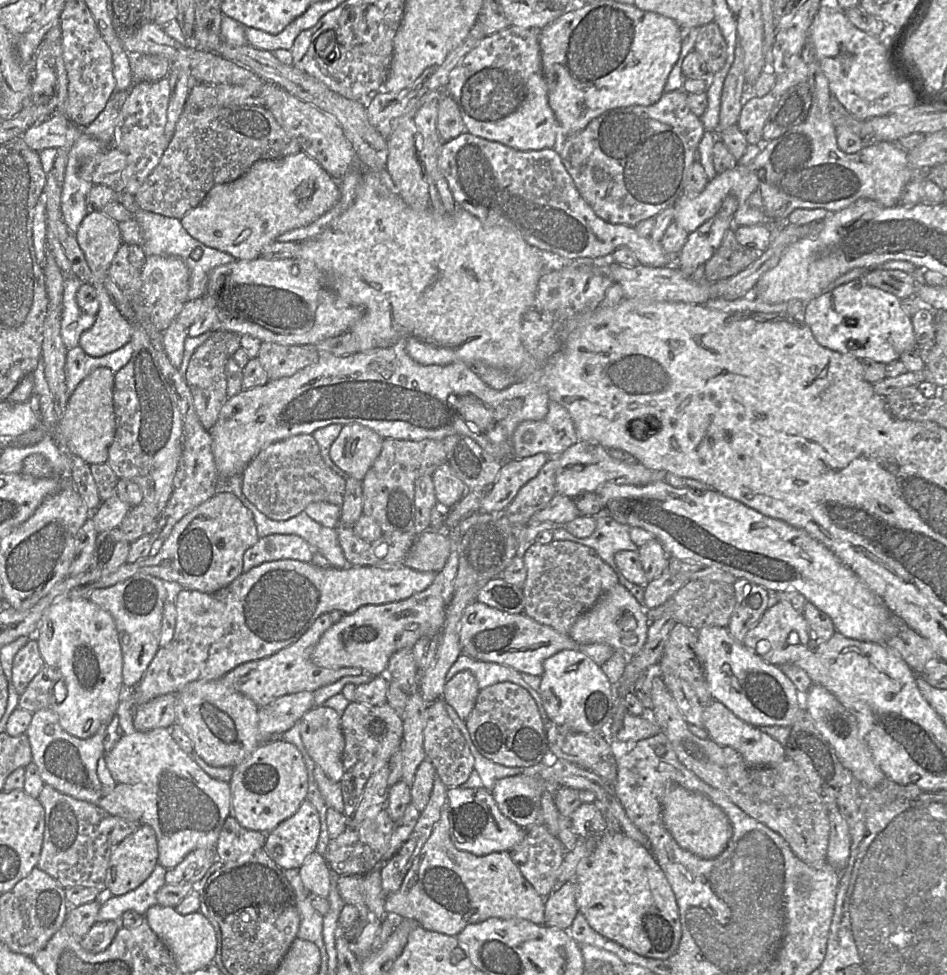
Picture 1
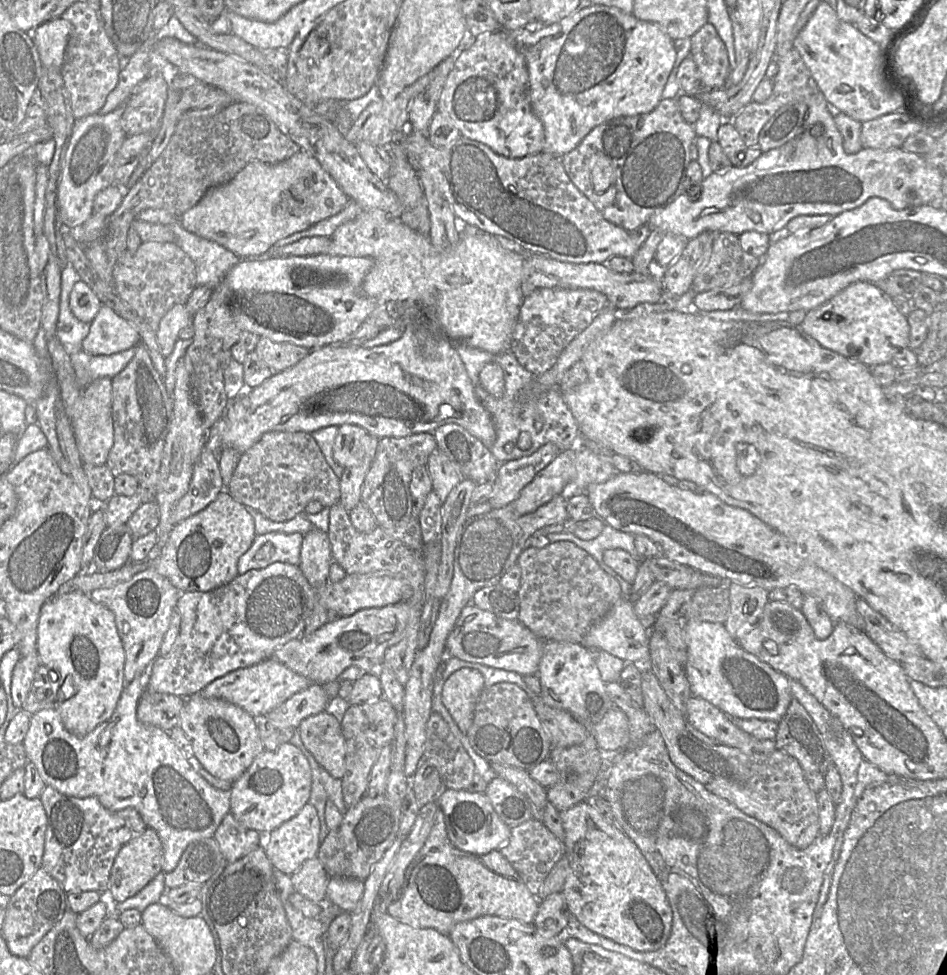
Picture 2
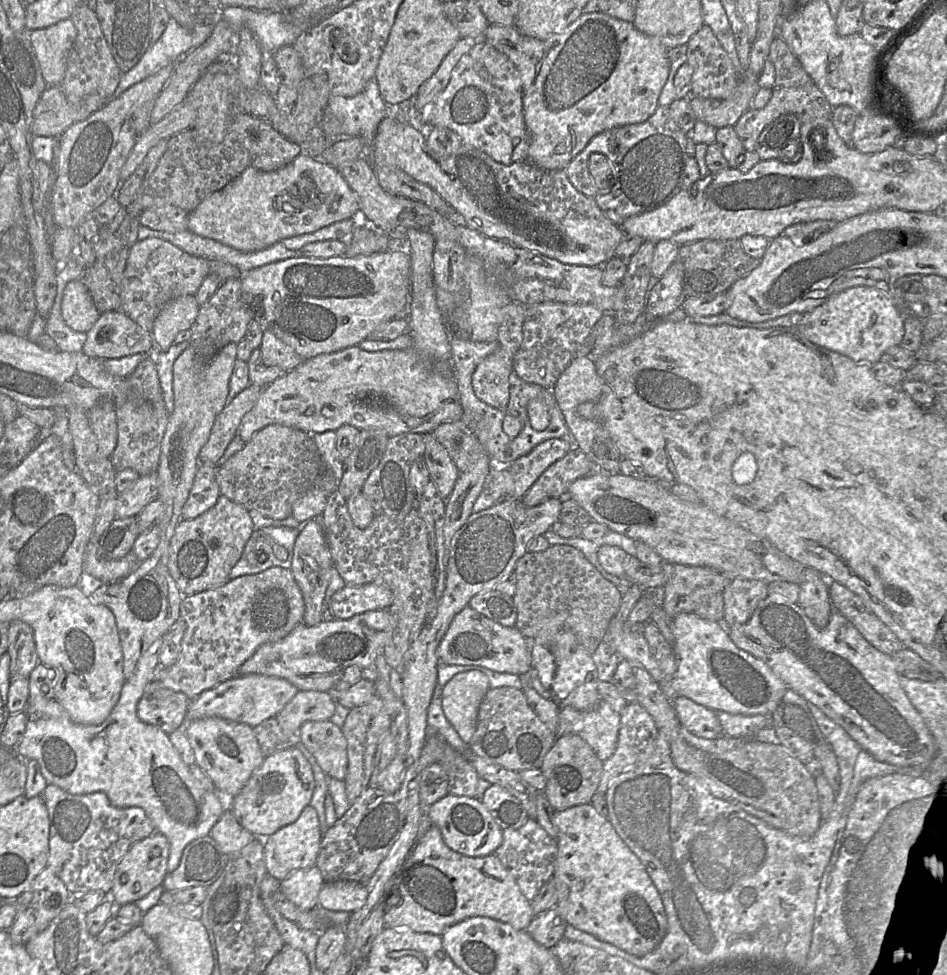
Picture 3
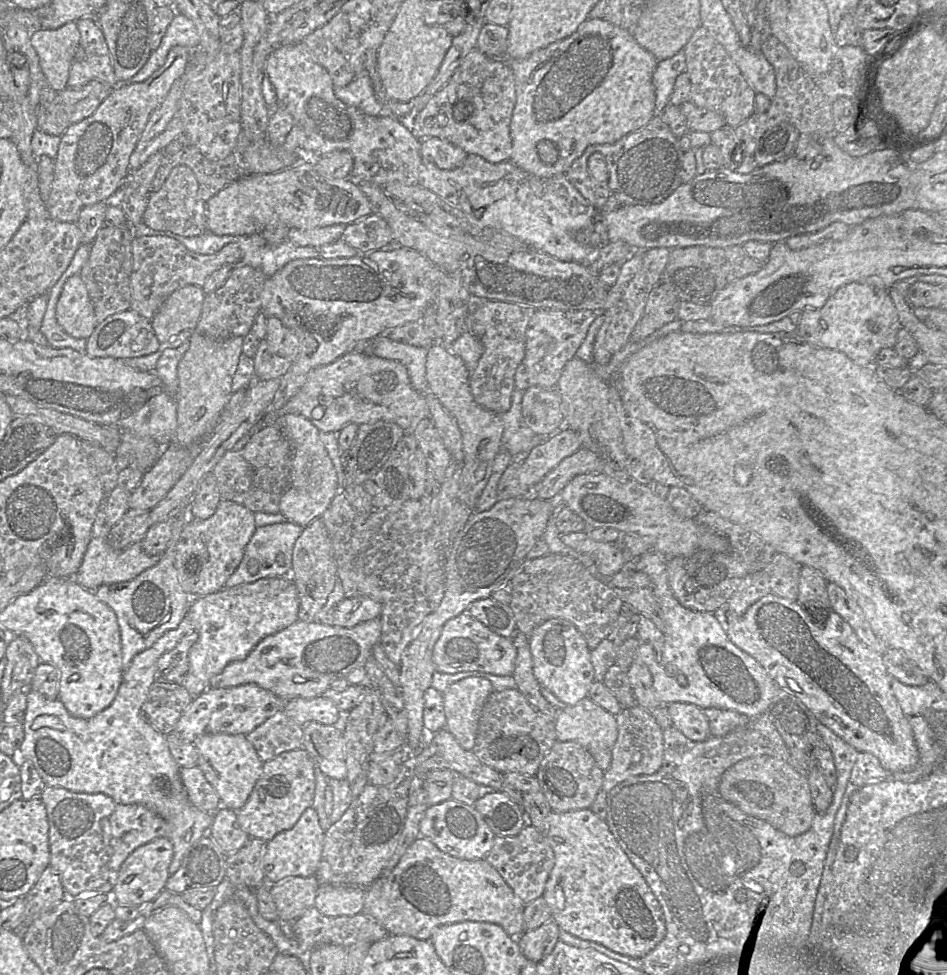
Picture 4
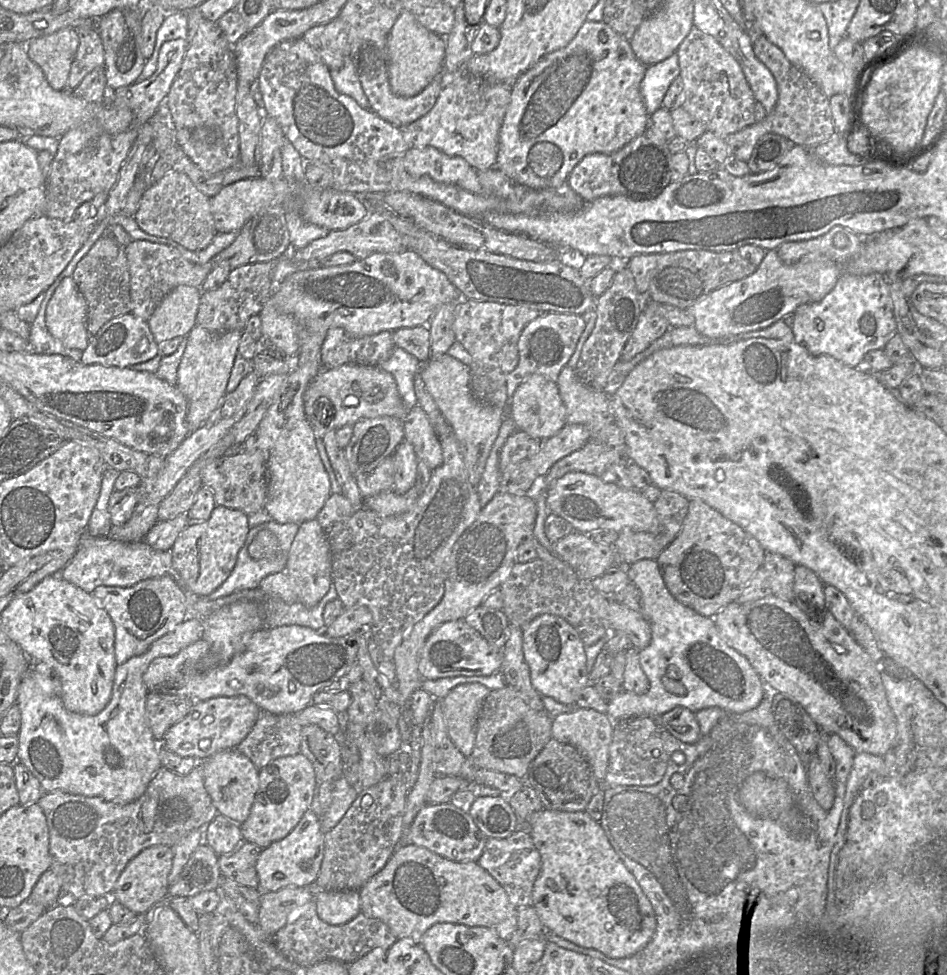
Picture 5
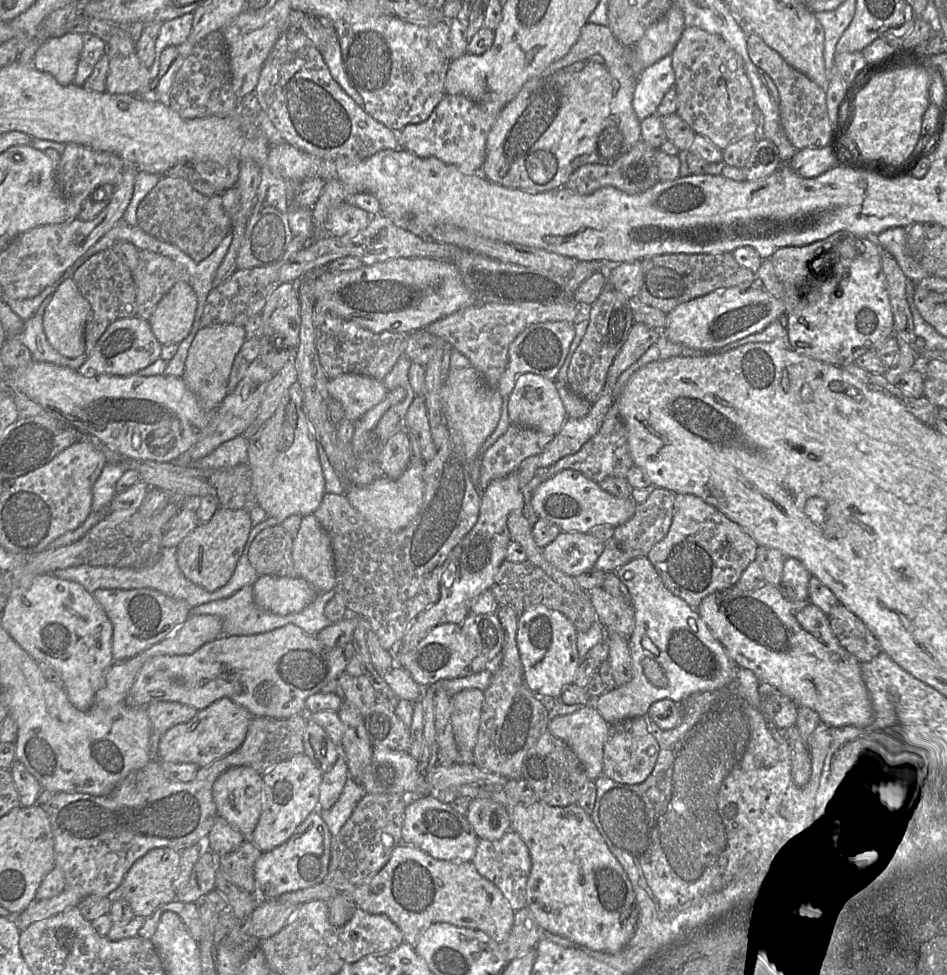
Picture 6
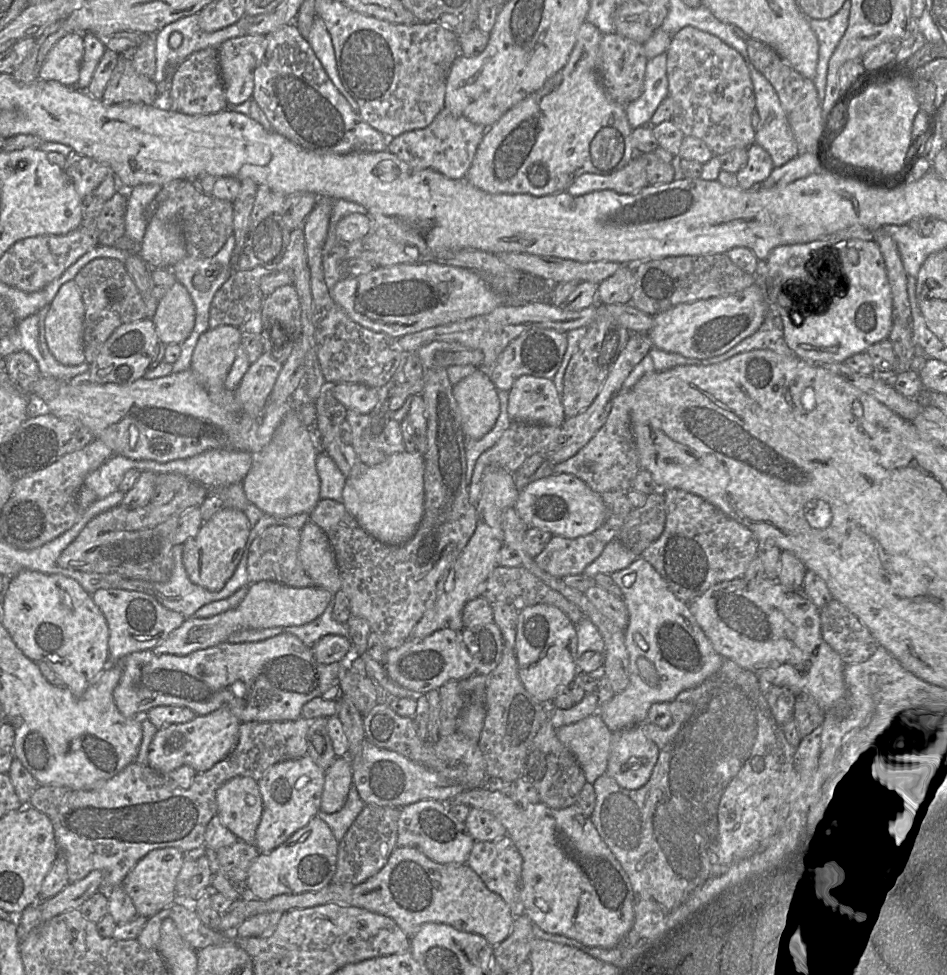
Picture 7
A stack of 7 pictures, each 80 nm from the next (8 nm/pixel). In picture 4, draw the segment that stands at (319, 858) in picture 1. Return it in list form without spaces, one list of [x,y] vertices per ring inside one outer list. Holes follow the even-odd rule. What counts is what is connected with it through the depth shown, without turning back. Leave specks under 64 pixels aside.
[[[316,876],[291,877],[270,888],[280,922],[295,922],[315,904],[320,885]]]

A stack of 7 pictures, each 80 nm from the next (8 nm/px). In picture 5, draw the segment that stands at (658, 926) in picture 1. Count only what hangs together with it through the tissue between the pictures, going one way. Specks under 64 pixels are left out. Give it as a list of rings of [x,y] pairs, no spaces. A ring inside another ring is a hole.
[[[542,809],[538,812],[534,812],[528,816],[526,820],[522,821],[521,828],[527,829],[527,826],[528,833],[541,857],[540,873],[532,890],[532,907],[537,912],[545,931],[558,935],[579,946],[596,949],[612,958],[628,957],[642,949],[651,939],[655,931],[656,918],[653,908],[634,876],[628,871],[612,848],[600,824],[593,820],[585,811],[567,812]]]

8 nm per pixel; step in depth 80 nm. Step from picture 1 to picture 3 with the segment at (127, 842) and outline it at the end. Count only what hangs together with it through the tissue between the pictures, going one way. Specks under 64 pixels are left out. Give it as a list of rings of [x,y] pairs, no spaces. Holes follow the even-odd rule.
[[[158,832],[134,843],[116,868],[111,889],[115,901],[120,905],[134,903],[162,885],[168,874],[169,853],[170,843],[168,839]]]

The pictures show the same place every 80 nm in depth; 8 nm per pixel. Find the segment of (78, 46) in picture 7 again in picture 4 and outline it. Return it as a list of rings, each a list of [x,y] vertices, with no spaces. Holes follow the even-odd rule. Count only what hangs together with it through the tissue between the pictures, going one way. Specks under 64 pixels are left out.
[[[74,21],[56,29],[42,29],[30,35],[41,70],[54,91],[66,87],[80,33]]]

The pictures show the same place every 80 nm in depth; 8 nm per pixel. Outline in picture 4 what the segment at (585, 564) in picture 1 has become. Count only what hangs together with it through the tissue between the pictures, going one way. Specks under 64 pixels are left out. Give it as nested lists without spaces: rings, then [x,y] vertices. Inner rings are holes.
[[[561,554],[525,561],[510,581],[512,599],[509,603],[518,632],[530,636],[542,623],[550,619],[570,622],[583,636],[590,651],[611,634],[614,624],[624,610],[623,600],[612,587],[593,577],[577,559]]]

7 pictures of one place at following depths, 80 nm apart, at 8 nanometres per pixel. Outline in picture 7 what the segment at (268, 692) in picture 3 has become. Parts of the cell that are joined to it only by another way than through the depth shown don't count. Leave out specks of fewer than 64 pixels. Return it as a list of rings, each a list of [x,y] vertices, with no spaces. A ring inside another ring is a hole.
[[[221,707],[210,714],[197,715],[189,722],[165,726],[156,732],[149,745],[148,765],[162,775],[181,766],[190,766],[197,773],[205,772],[235,748],[240,723],[227,707]]]

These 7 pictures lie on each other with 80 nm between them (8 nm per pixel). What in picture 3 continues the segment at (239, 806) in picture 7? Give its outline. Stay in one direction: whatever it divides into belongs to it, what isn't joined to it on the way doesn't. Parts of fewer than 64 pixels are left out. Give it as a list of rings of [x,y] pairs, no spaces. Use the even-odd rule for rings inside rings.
[[[210,717],[186,722],[184,732],[194,751],[196,764],[211,779],[216,790],[227,798],[235,797],[242,790],[265,758],[254,735],[253,728],[247,724]]]

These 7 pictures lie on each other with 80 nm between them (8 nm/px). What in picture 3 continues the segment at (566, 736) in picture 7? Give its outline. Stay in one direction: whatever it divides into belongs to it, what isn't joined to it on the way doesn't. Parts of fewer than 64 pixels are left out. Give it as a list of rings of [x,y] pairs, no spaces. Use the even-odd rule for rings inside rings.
[[[605,701],[589,711],[566,706],[559,712],[558,735],[579,736],[602,762],[613,755],[619,728],[620,714]]]

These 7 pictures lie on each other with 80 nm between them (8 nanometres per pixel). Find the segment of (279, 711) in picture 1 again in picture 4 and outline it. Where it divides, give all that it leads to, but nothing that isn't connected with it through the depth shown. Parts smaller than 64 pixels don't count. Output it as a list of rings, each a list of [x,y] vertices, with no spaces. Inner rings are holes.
[[[323,695],[310,699],[290,699],[286,701],[283,712],[302,728],[310,722],[332,726],[339,718],[339,709]]]

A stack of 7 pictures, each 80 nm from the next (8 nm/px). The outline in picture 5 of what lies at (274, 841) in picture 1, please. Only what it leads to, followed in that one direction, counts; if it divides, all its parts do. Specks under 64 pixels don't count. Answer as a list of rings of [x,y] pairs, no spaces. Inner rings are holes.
[[[307,810],[296,827],[285,838],[262,849],[256,862],[259,879],[257,889],[264,893],[276,892],[288,886],[314,885],[324,857],[324,837],[325,833],[322,831],[319,817],[312,810]]]

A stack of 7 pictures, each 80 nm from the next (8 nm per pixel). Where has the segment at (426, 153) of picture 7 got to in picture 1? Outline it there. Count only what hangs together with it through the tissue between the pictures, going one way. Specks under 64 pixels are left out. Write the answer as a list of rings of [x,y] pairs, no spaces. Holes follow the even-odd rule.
[[[510,25],[487,35],[452,70],[444,92],[456,102],[465,131],[520,151],[558,148],[563,144],[548,101],[539,30]]]

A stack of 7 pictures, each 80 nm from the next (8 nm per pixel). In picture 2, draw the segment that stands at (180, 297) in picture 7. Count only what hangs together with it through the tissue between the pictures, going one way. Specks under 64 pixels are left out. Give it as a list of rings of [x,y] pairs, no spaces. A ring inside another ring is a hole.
[[[185,304],[174,305],[162,317],[156,331],[156,338],[164,357],[172,353],[180,331],[192,324],[192,318]]]

